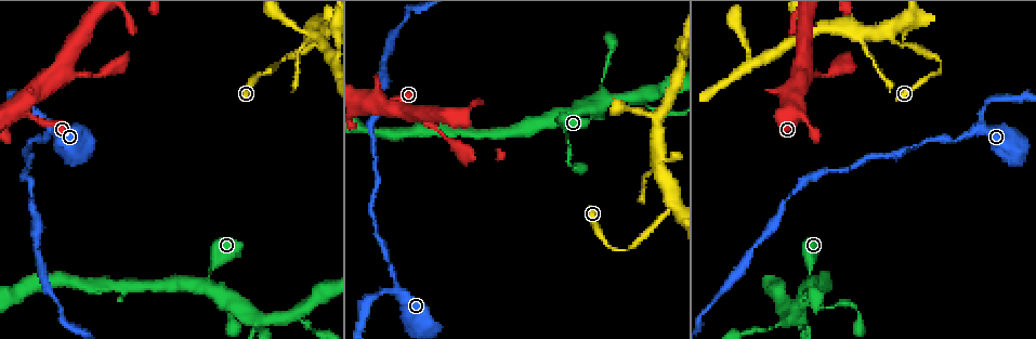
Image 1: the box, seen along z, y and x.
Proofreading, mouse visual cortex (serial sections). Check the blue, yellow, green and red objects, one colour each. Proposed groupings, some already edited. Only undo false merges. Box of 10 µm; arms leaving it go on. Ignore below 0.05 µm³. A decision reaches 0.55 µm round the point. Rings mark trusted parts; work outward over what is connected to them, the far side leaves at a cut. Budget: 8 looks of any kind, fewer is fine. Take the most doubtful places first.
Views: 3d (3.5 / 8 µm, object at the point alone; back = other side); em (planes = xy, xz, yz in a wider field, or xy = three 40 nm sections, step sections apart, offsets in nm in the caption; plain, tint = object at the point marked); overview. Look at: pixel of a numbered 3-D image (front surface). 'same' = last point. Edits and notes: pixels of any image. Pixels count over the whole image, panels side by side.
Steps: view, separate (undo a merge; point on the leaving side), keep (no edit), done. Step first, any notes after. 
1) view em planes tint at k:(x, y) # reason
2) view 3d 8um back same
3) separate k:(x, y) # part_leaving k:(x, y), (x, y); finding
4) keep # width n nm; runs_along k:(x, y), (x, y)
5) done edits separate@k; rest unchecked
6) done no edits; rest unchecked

view 3d 3.5um back at 1:(207, 282) # calibre changes

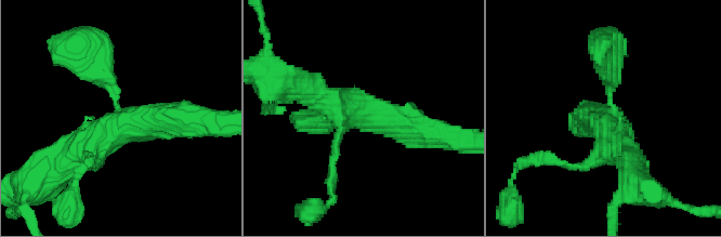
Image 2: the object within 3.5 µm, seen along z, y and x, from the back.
view em xy step 3 tint at 2:(366, 111) # arms 3; arm_widths 300, 400, 450 nm; shape alone is not enough

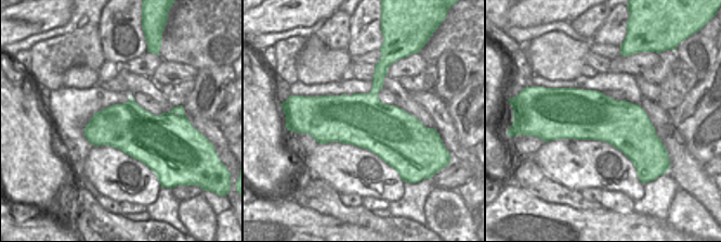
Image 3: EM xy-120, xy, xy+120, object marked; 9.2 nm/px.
keep # runs_along 2:(605, 55), (616, 148), (627, 155); one cell here

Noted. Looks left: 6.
view 3d 3.5um at 1:(392, 266) # sudden change in width

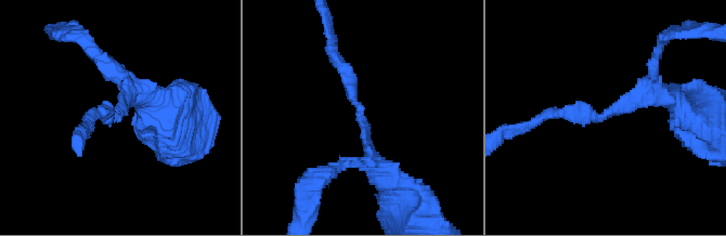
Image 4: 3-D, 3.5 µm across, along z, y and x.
view em xy step 1 tint at 4:(360, 112) # arm_widths 200, 250 nm; now the EM

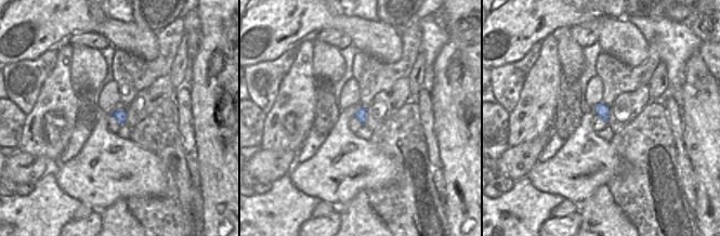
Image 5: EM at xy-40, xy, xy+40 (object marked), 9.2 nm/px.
keep # runs_along 4:(380, 169), (334, 50); all the same cell

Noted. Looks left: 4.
view 3d 3.5um at 1:(311, 33) # three arms meet

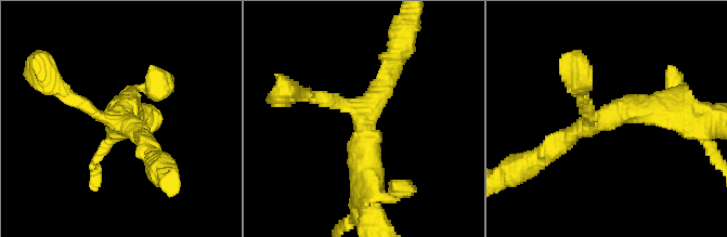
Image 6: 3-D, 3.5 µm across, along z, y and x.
view em xy step 2 tint at 6:(366, 113) # arms 3; arm_widths 200, 300, 400 nm; need the tissue

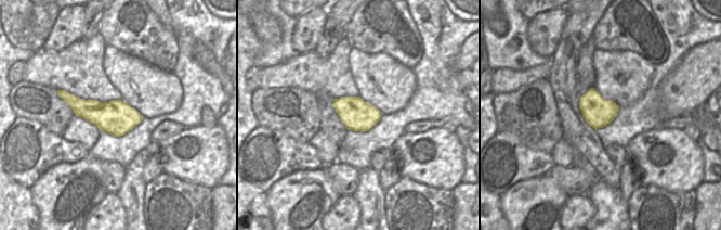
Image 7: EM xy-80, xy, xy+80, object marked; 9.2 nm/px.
keep # runs_along 6:(669, 109), (621, 109), (549, 153); all the same cell

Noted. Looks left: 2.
done no edits; rest unchecked

